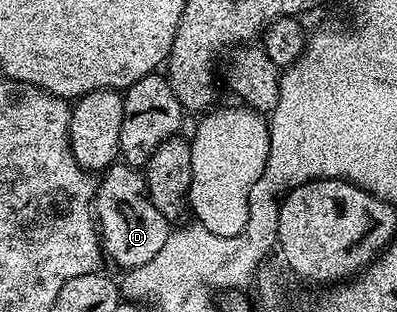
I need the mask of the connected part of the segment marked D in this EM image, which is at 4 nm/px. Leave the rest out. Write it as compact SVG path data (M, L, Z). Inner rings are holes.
M117 161L99 176L96 184L94 214L100 233L102 250L109 260L113 259L121 269L145 265L153 260L170 230L170 221L154 205L148 195L145 176L135 167Z

